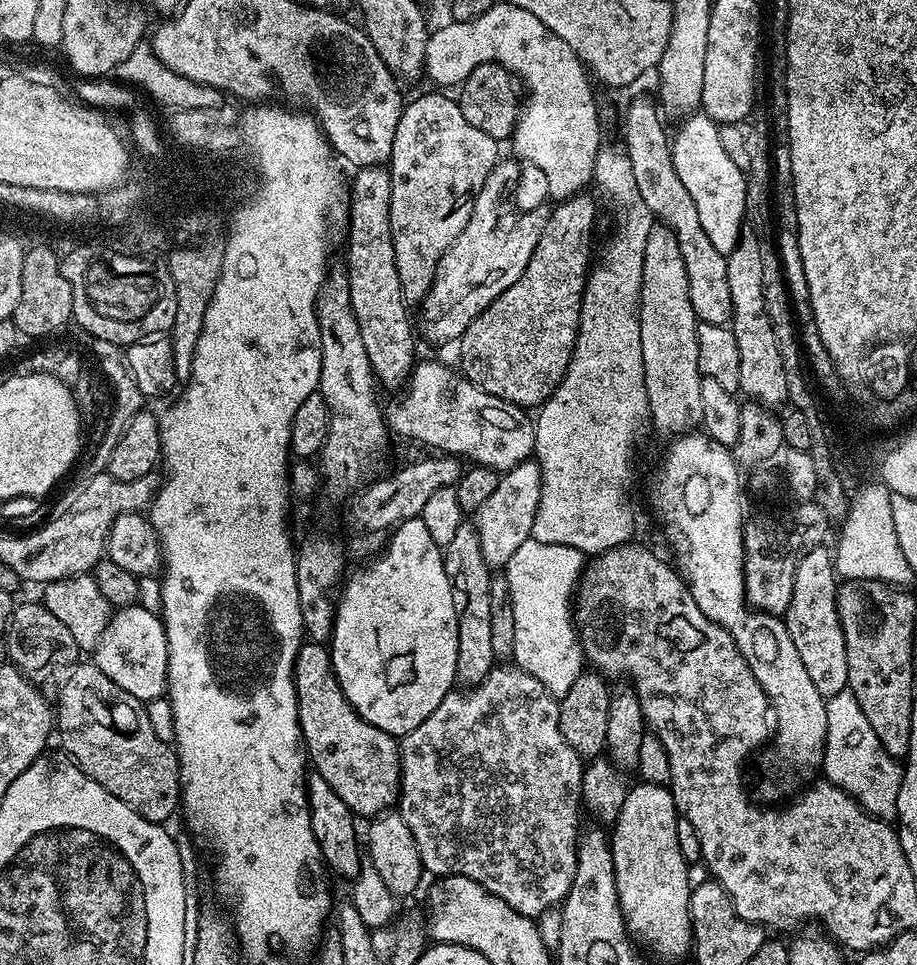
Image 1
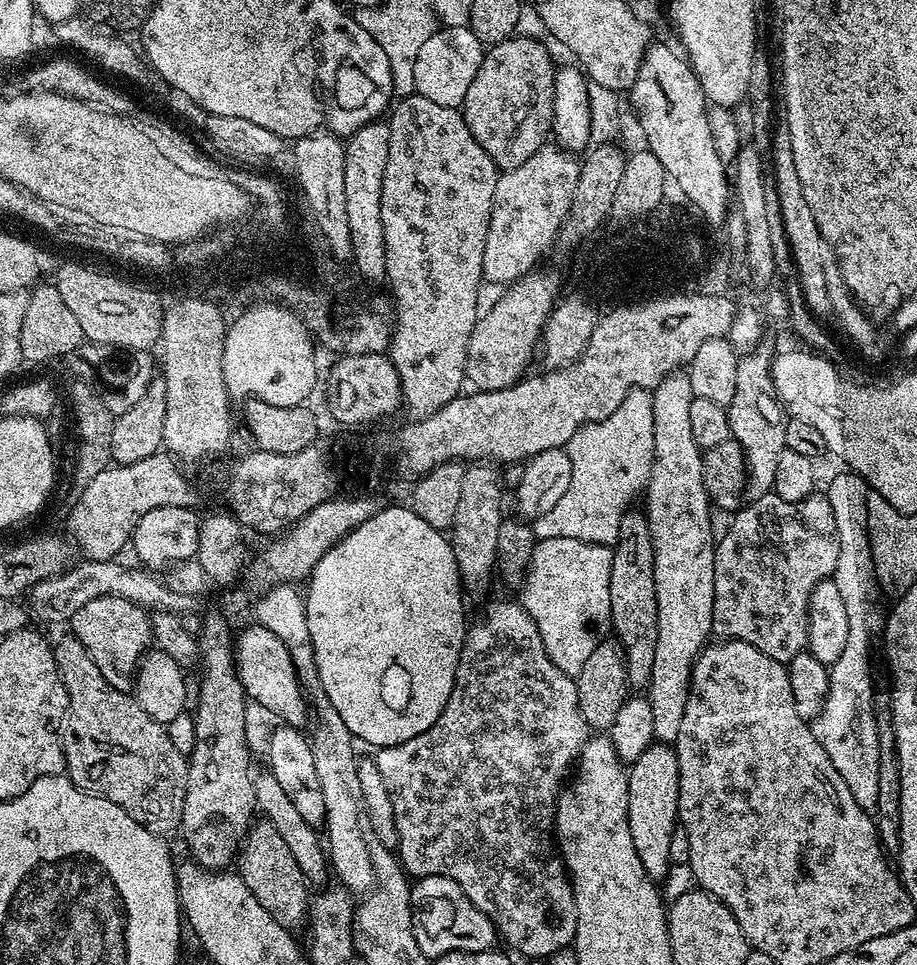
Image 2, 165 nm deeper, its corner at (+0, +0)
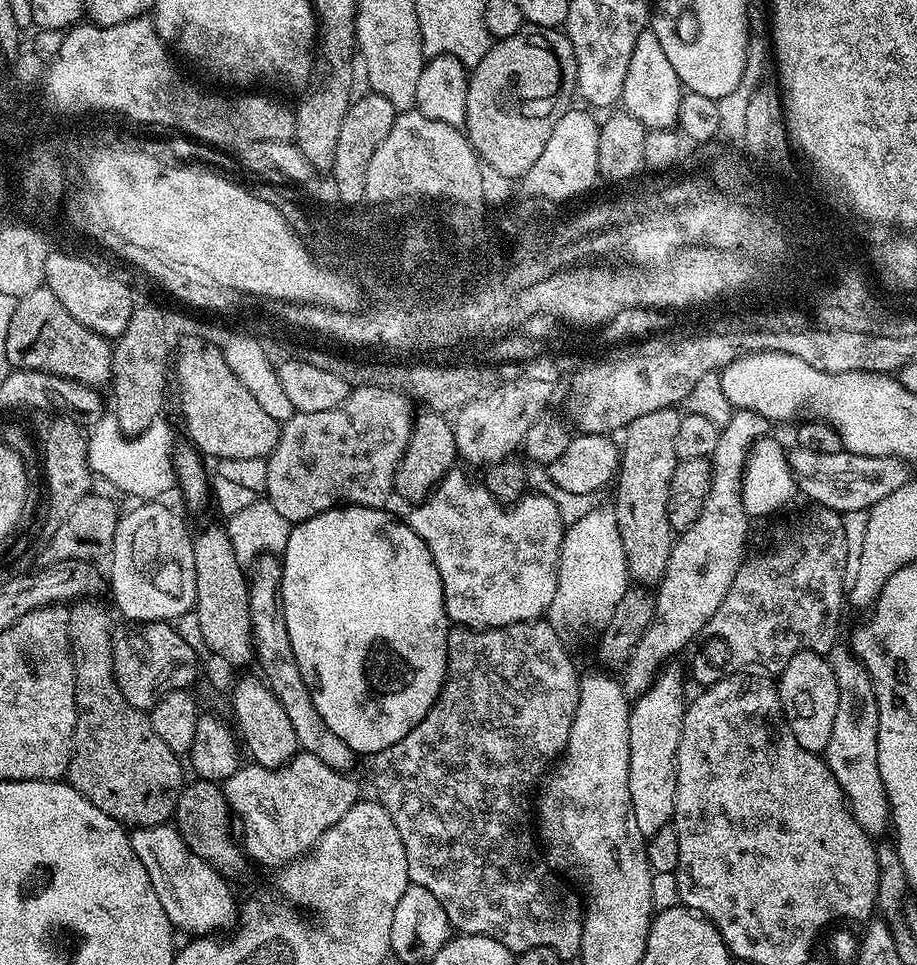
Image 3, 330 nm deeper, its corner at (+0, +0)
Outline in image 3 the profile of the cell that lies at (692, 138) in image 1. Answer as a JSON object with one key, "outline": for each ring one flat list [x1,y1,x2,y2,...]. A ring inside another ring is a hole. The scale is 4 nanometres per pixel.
{"outline":[[647,27,638,34,638,42,634,42,634,54,630,54,630,67,626,69,626,82,622,97,623,111,634,114,645,129,662,128,672,130,677,127,678,102,682,95,680,76,674,74,674,66,666,59,666,50,662,50,662,42,658,42,658,34]]}

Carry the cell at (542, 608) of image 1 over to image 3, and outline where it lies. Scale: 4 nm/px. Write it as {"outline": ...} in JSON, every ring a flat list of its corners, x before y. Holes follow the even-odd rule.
{"outline":[[593,506,578,522,567,525,560,547,560,561,558,562,558,578,556,579,556,593,554,602,550,602,546,619,557,632,580,632,583,628,599,629,614,614,614,606,622,602,622,598,630,587,630,577,626,566,626,550,622,550,622,534,618,534,615,507,600,508]]}

